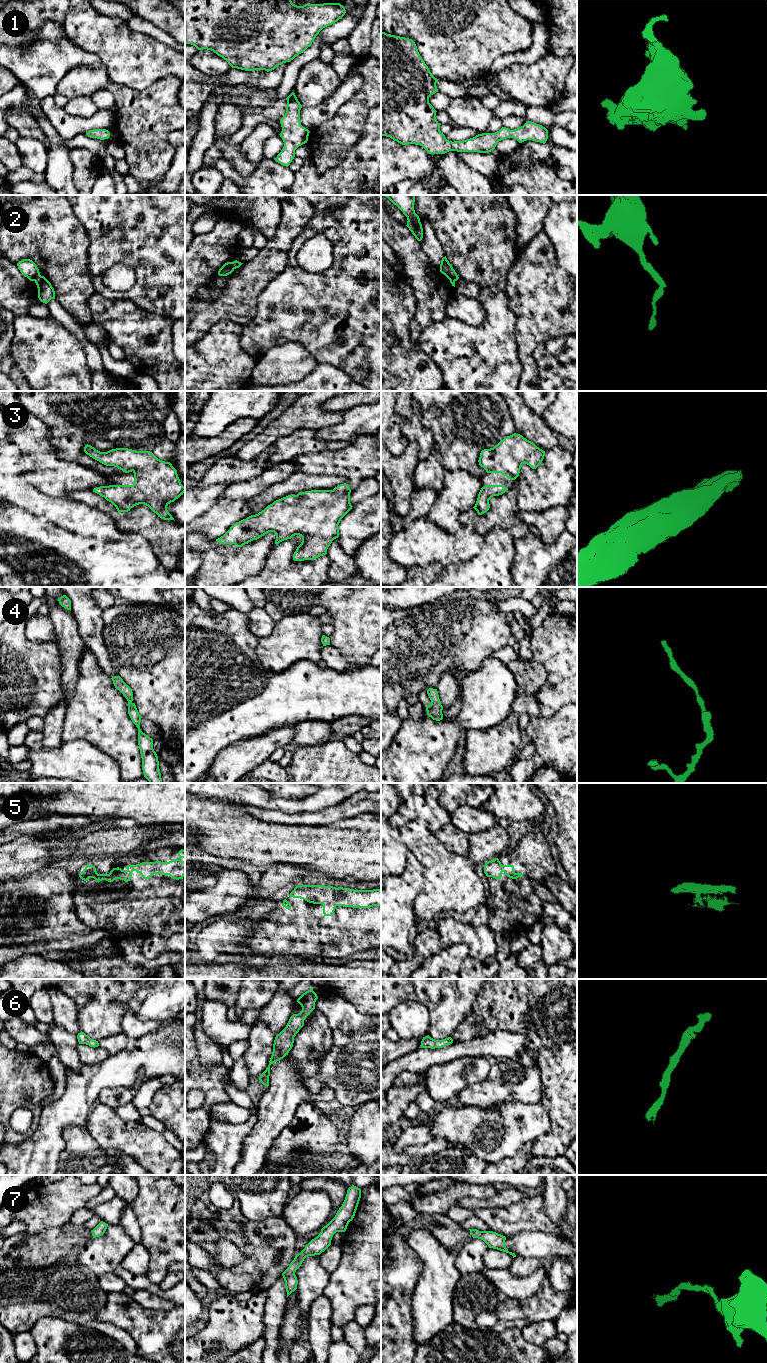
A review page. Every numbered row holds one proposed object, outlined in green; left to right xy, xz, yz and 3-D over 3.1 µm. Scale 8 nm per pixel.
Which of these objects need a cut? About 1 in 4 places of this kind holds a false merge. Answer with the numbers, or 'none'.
none

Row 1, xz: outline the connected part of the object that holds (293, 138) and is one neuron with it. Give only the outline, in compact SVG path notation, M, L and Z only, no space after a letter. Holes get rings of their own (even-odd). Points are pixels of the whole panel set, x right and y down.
M294 92L287 98L286 113L280 119L282 131L279 134L284 142L284 147L274 160L288 167L295 157L295 150L307 143L310 131L300 122L300 110L302 105Z

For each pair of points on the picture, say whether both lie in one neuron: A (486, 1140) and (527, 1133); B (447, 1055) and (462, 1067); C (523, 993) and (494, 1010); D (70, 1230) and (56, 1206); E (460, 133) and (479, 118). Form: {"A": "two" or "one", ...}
{"A": "one", "B": "two", "C": "one", "D": "two", "E": "two"}

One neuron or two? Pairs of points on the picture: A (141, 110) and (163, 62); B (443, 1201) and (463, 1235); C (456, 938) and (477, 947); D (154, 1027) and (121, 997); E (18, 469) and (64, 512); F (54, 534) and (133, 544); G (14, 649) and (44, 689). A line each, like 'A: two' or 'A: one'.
A: two
B: two
C: one
D: two
E: one
F: one
G: one

